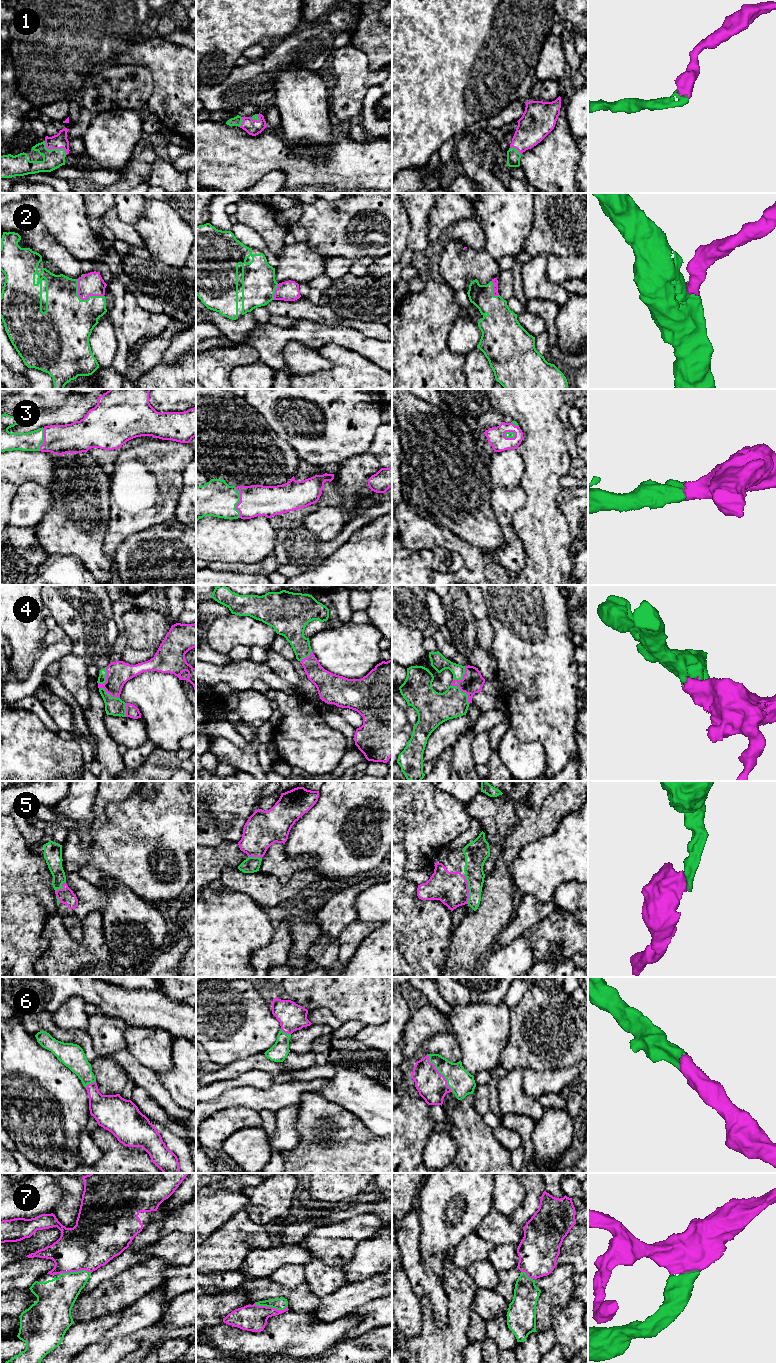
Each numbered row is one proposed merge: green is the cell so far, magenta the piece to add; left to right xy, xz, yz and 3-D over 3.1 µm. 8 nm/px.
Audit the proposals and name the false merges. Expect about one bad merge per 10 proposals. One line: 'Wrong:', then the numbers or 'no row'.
Wrong: no row

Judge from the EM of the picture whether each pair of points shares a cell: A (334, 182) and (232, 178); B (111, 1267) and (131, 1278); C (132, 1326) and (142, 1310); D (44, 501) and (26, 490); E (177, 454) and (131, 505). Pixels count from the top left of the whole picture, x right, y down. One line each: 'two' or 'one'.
A: one
B: two
C: one
D: one
E: one

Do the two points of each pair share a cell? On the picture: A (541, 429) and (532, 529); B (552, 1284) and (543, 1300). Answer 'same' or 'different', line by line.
A: same
B: different

